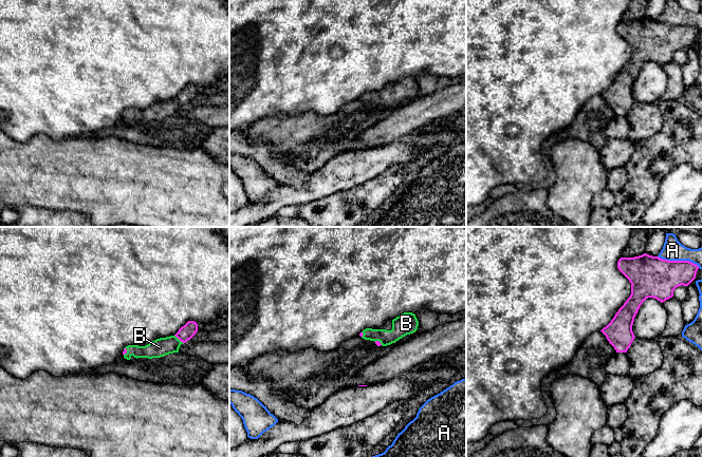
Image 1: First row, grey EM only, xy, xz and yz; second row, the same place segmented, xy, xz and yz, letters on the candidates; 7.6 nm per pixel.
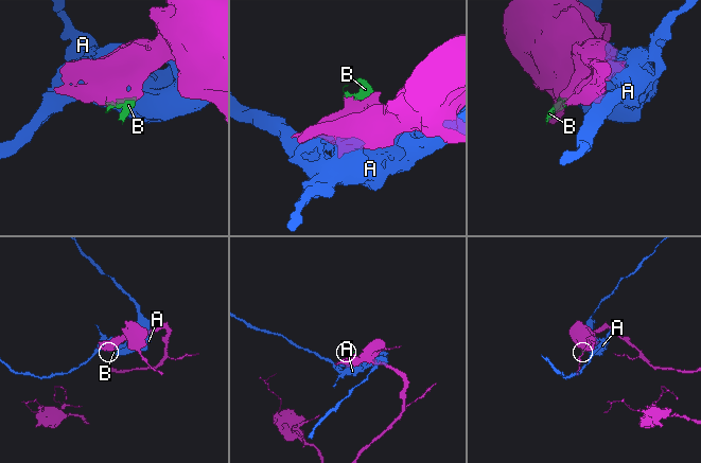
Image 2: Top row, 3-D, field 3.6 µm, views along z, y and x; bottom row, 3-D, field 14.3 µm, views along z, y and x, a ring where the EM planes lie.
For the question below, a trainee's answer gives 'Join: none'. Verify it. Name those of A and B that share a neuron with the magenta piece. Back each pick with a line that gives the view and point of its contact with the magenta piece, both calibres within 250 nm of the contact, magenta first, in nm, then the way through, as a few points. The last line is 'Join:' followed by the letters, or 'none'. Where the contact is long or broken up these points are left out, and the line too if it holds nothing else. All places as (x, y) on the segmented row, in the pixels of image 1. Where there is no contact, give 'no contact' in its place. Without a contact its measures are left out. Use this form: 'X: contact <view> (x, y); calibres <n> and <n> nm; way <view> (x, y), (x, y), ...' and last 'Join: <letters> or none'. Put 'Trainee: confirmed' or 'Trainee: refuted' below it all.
B: contact xy (179, 339); calibres 110 and 140 nm
Join: B
Trainee: refuted

